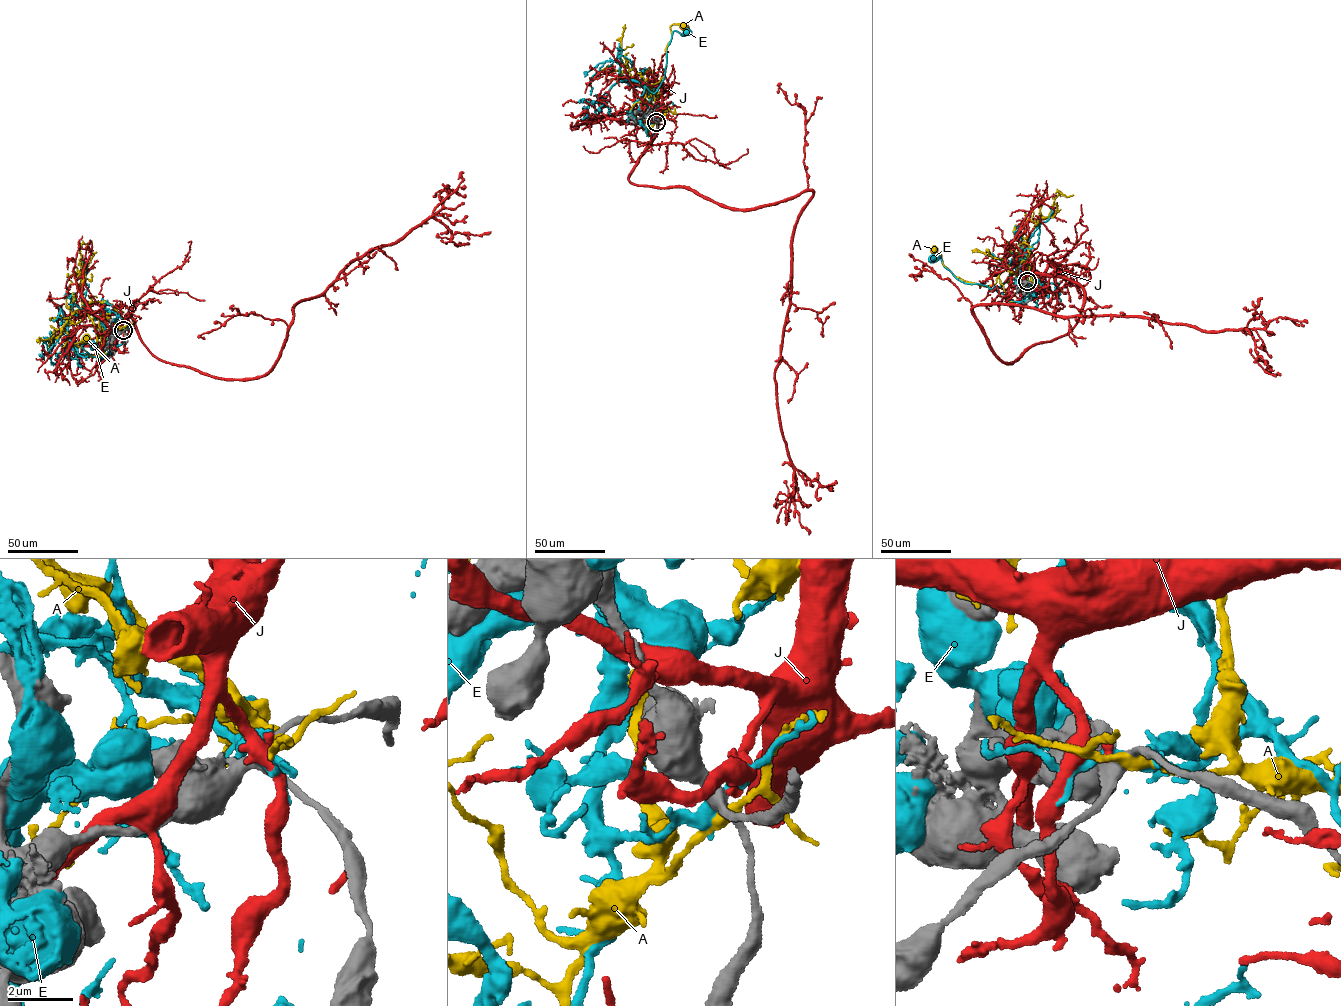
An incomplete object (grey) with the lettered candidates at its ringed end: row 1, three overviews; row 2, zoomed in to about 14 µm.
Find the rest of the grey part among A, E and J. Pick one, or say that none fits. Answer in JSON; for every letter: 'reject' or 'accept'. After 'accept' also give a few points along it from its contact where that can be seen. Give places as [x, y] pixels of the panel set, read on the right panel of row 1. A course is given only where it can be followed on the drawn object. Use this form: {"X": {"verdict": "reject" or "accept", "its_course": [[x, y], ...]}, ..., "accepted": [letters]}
{"A": {"verdict": "accept", "its_course": [[1027, 281], [1031, 280], [1027, 259], [1017, 257], [996, 282], [984, 286], [955, 276], [934, 250]]}, "E": {"verdict": "reject"}, "J": {"verdict": "reject"}, "accepted": ["A"]}

